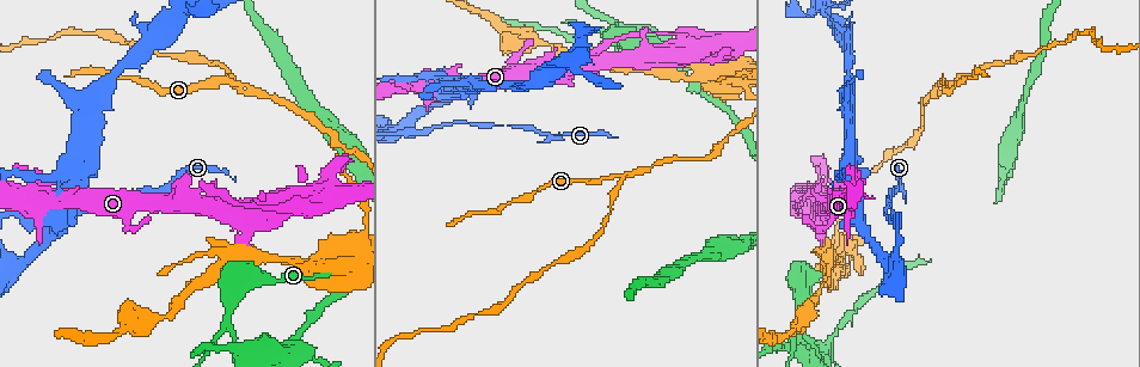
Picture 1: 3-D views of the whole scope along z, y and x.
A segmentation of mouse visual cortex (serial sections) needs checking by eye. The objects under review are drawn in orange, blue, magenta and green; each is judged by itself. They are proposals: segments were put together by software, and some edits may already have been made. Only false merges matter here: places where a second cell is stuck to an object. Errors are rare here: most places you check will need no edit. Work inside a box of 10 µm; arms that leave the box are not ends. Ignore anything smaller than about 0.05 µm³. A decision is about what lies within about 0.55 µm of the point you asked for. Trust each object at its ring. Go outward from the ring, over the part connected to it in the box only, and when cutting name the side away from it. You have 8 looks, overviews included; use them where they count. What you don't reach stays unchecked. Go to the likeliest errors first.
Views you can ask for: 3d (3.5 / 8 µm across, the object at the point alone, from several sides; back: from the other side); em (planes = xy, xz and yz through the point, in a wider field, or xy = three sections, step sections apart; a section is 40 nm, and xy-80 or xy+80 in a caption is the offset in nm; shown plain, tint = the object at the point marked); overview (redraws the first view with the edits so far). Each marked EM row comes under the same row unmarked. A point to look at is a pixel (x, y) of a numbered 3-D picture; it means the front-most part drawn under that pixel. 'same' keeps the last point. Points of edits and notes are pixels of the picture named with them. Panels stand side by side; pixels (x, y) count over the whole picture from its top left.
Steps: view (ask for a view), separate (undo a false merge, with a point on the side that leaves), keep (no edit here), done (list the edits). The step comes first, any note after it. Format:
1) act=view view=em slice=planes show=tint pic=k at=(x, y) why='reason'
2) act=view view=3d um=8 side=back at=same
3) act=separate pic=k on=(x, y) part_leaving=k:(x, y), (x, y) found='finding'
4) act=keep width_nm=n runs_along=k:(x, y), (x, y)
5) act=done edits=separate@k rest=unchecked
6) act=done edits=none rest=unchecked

act=view view=3d um=3.5 pic=1 at=(938, 88) why='sharp bend'

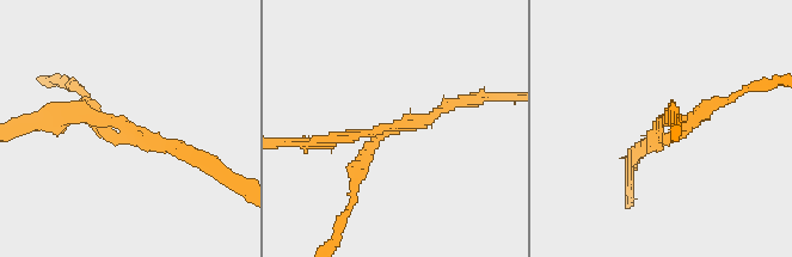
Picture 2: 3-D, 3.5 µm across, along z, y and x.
act=view view=em slice=xy step=1 show=tint pic=2 at=(390, 128)

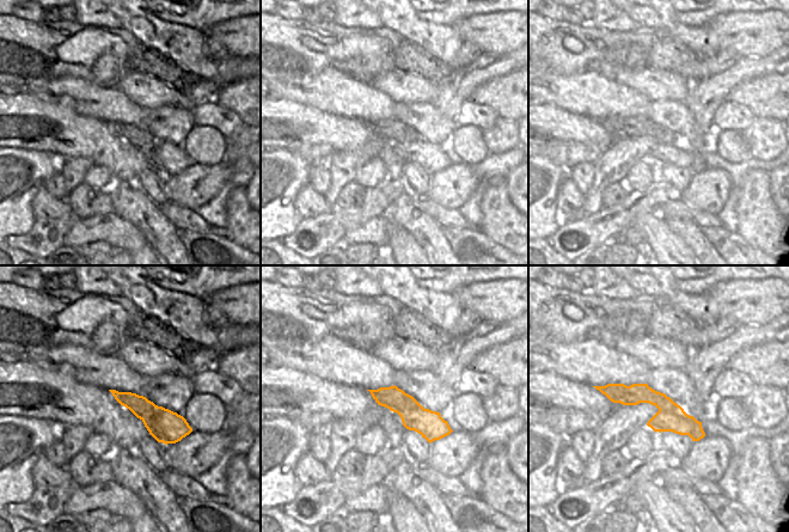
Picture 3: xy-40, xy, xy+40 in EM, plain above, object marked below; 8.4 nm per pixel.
act=separate pic=2 on=(418, 124) found='a second cell is stuck on'

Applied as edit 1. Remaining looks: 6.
act=view view=overview

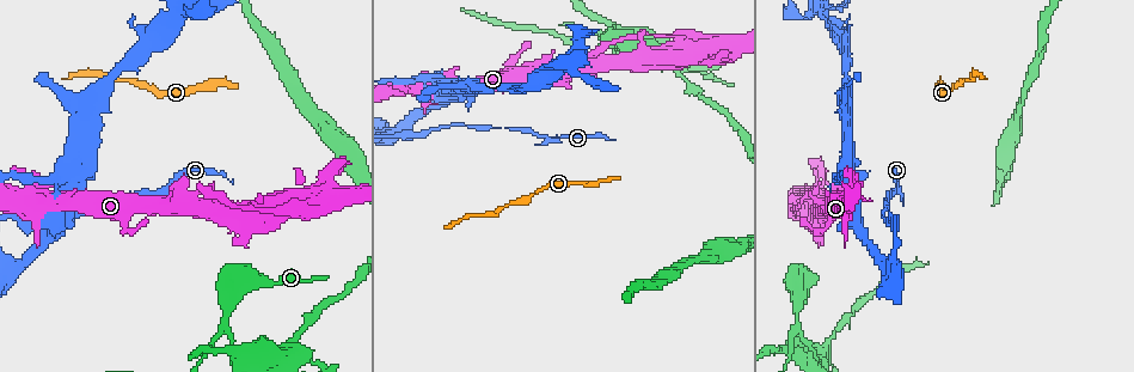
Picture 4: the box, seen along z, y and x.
act=view view=3d um=8 pic=4 at=(801, 326) why='sudden change in width'

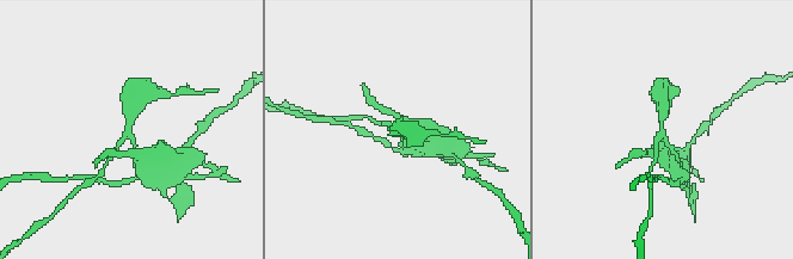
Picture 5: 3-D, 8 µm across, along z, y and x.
act=view view=3d um=3.5 at=same

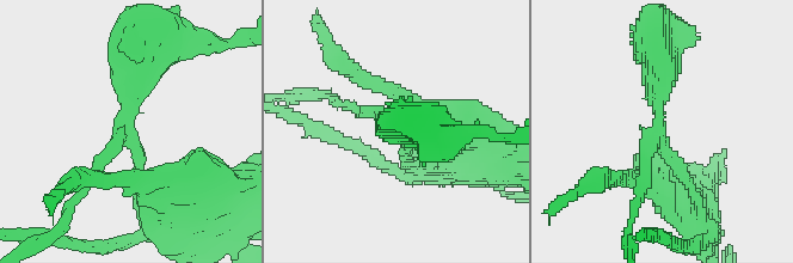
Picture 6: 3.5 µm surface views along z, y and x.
act=view view=em slice=xy step=3 show=tint pic=6 at=(124, 131) why='shape alone is not enough'

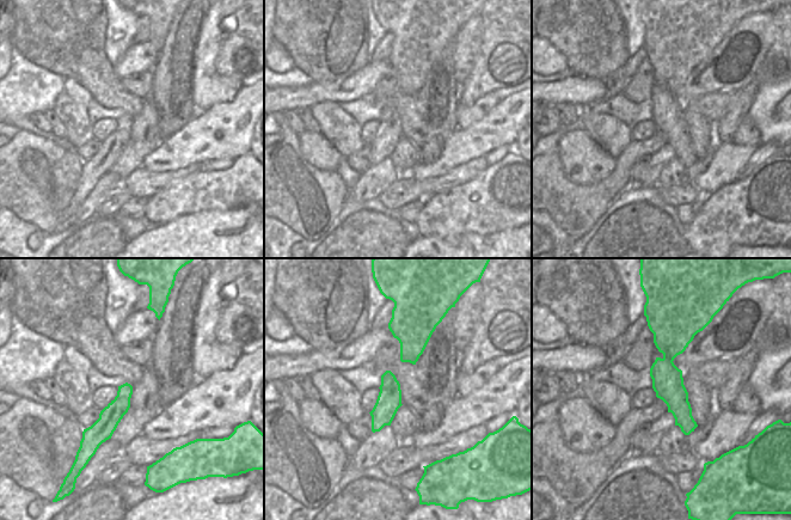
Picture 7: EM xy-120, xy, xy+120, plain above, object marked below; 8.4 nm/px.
act=keep arms=3 arm_widths_nm=150,150,450 runs_along=7:(658, 331), (687, 430) found='one cell here'

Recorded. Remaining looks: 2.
act=done edits=separate@2 rest=unchecked

